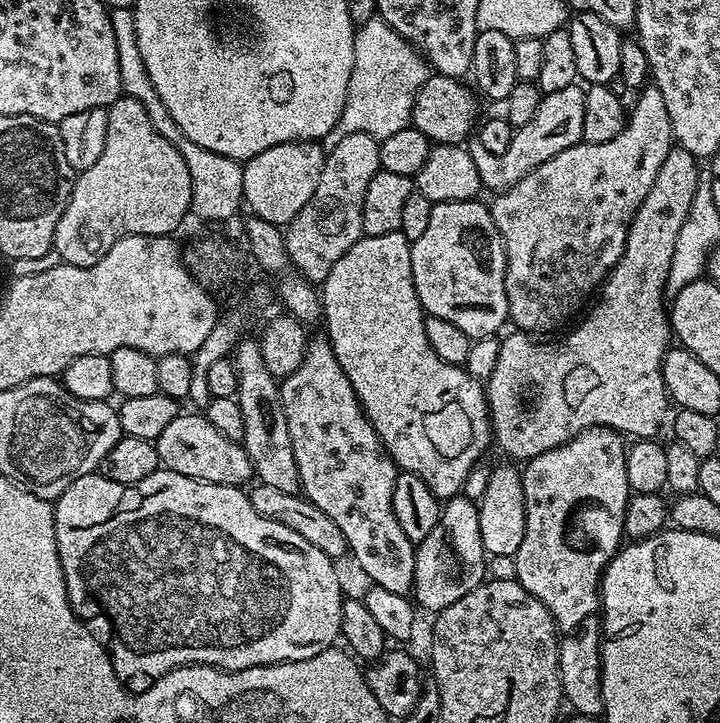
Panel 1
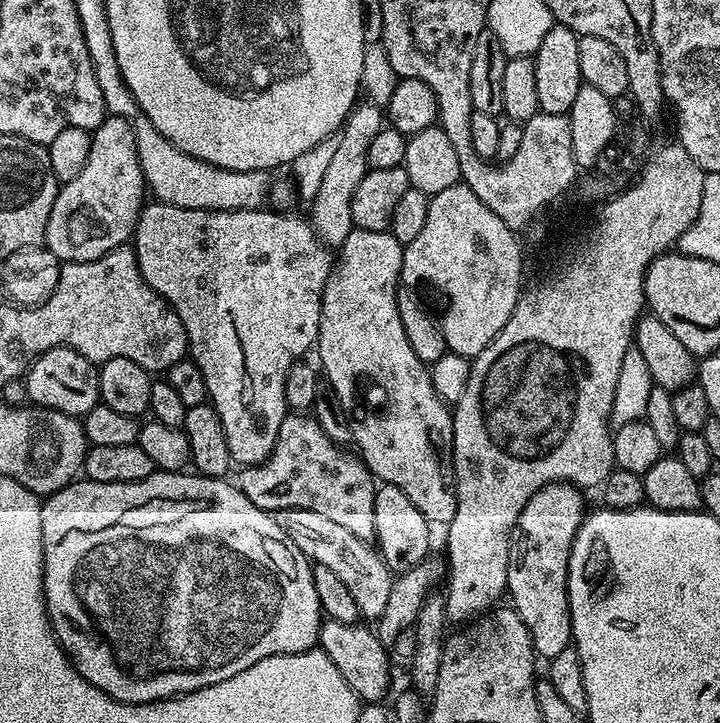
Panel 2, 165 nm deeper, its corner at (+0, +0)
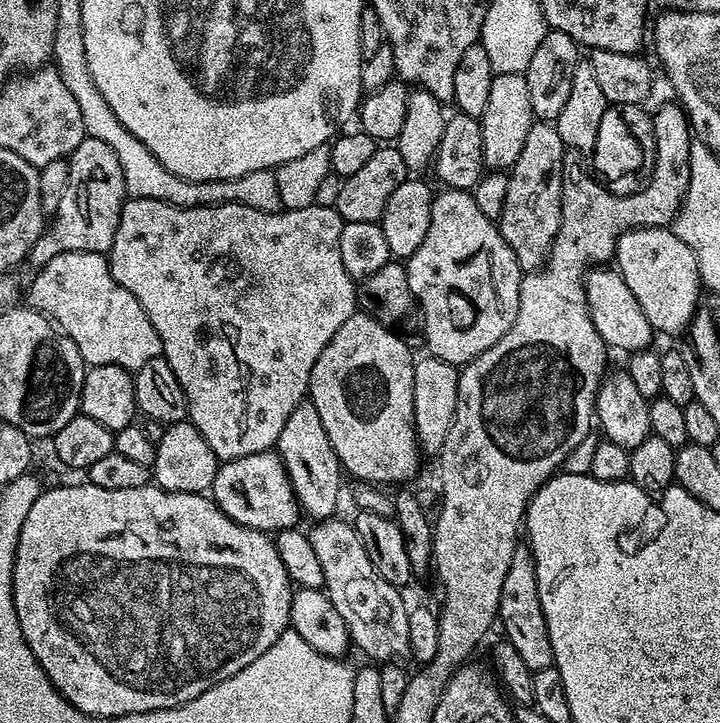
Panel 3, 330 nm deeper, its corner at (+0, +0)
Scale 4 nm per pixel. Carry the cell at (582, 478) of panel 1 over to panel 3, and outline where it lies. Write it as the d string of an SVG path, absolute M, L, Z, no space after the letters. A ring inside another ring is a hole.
M527 546L513 547L510 566L502 581L502 598L498 615L505 626L503 639L512 643L514 650L522 657L522 662L530 671L553 667L550 630L546 630L546 614L542 614L542 602L538 598L538 578L532 551ZM521 547L521 548L520 548Z

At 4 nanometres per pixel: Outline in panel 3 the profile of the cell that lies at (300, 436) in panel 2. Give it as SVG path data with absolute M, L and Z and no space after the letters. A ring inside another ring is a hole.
M275 451L246 454L221 463L210 489L217 506L234 522L259 532L275 534L283 528L295 528L302 513L292 493L292 484L284 473L284 463Z

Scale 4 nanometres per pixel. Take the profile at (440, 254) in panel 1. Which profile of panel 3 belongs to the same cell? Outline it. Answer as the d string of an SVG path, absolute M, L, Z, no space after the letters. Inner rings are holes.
M444 188L432 197L430 210L430 230L426 230L426 239L422 246L407 257L406 267L410 278L410 290L418 305L418 312L424 315L424 340L428 343L427 351L431 355L442 358L442 362L450 362L463 366L478 358L510 326L514 326L514 318L518 318L518 298L520 297L521 271L518 258L514 258L514 250L502 238L499 227L486 214L478 202L474 202L471 191L463 188ZM444 292L448 296L456 296L460 304L448 308L444 312Z

